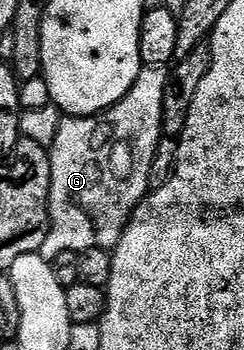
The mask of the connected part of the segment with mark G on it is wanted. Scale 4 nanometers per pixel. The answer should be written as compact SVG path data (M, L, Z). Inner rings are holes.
M144 67L127 96L110 110L89 118L62 117L58 135L48 149L51 160L49 221L77 226L69 238L78 251L87 248L112 251L135 208L150 193L151 160L155 160L155 148L163 137L163 92L169 76L166 67Z

